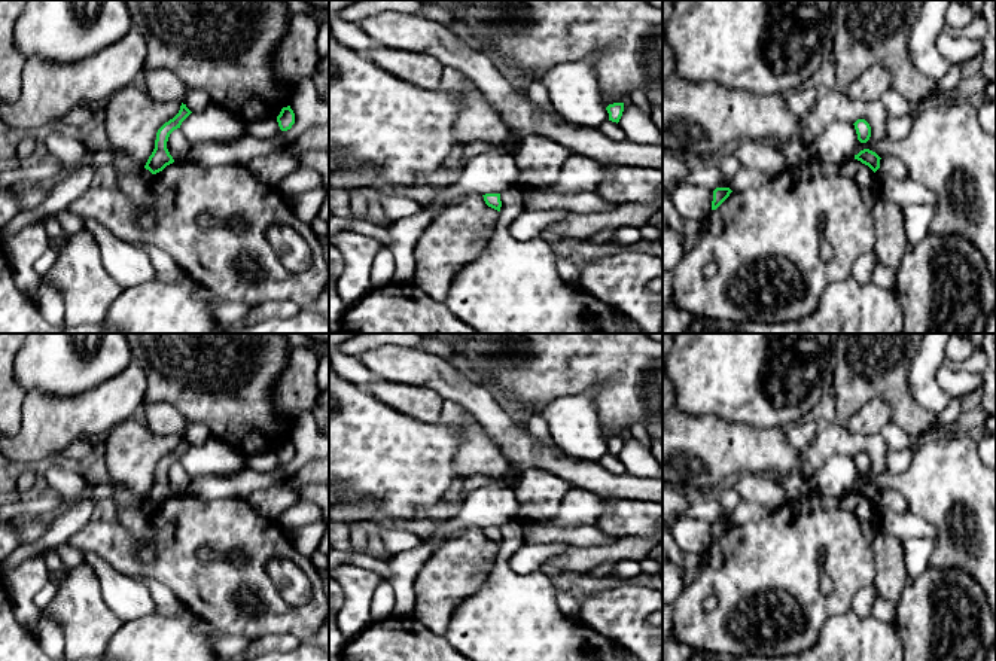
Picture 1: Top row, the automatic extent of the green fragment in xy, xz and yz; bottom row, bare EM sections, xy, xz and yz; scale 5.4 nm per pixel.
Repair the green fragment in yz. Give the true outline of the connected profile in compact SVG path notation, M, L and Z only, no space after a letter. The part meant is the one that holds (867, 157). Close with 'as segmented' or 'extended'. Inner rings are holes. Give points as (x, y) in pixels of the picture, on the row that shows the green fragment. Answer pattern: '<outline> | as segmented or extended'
M869 149L861 150L858 155L855 155L855 159L868 165L874 173L880 168L880 159L881 158Z | as segmented

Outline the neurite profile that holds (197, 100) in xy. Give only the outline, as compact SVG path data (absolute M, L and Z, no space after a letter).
M191 89L183 104L192 112L202 112L211 103L211 97L202 89Z

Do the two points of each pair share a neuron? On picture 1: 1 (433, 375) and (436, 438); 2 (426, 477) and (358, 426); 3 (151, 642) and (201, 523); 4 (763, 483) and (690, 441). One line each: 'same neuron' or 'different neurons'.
1: different neurons
2: same neuron
3: different neurons
4: different neurons

